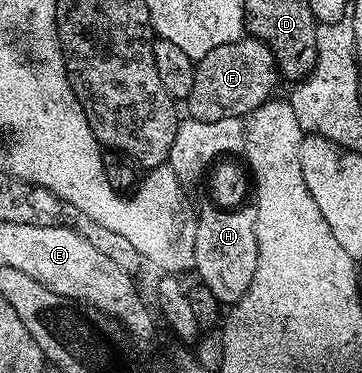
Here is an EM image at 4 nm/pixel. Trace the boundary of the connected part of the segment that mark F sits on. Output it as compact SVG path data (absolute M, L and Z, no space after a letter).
M243 36L220 48L212 48L208 56L197 59L194 68L192 90L184 99L184 110L196 121L245 119L245 114L253 112L270 98L270 93L280 83L278 65L272 52L259 38Z

